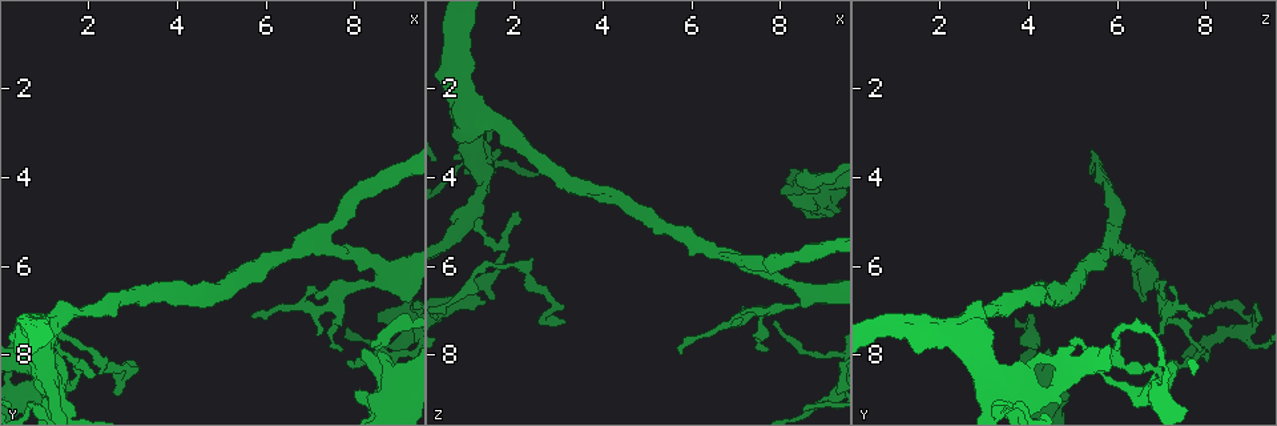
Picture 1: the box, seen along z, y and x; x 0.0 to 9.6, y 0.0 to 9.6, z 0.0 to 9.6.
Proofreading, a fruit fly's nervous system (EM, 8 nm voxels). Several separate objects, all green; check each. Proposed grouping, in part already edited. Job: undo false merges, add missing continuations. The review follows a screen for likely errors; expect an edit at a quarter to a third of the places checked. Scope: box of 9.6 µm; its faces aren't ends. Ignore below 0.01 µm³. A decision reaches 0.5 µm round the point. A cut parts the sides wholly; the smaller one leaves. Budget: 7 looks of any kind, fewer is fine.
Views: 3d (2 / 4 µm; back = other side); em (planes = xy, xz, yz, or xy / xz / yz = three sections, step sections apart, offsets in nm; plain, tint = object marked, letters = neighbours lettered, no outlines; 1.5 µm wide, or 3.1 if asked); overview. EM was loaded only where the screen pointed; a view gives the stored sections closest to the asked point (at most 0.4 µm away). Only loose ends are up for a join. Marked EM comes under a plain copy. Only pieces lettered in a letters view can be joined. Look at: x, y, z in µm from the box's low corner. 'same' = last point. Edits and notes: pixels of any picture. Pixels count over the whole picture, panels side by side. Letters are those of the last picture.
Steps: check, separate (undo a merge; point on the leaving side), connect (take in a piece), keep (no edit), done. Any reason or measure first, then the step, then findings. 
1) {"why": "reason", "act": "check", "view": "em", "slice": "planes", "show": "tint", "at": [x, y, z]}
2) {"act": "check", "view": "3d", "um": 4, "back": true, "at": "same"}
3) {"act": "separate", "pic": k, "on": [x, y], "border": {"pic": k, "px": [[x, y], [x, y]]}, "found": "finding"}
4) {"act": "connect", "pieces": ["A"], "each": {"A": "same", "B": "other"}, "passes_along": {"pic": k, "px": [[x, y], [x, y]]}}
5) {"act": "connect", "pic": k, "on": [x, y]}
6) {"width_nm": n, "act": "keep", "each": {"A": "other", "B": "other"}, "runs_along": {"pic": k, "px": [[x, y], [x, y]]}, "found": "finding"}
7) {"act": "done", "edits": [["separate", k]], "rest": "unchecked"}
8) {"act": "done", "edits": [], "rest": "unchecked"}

{"act": "check", "view": "em", "slice": "xz", "step": 8, "show": "tint", "at": [2.75, 8.45, 7.25]}

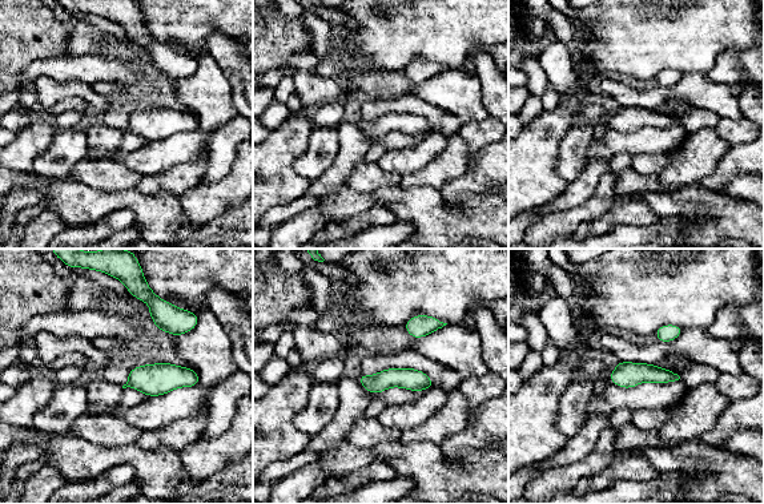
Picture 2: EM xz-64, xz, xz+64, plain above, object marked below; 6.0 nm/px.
{"why": "cut it another way", "act": "check", "view": "em", "slice": "planes", "show": "tint", "at": "same"}

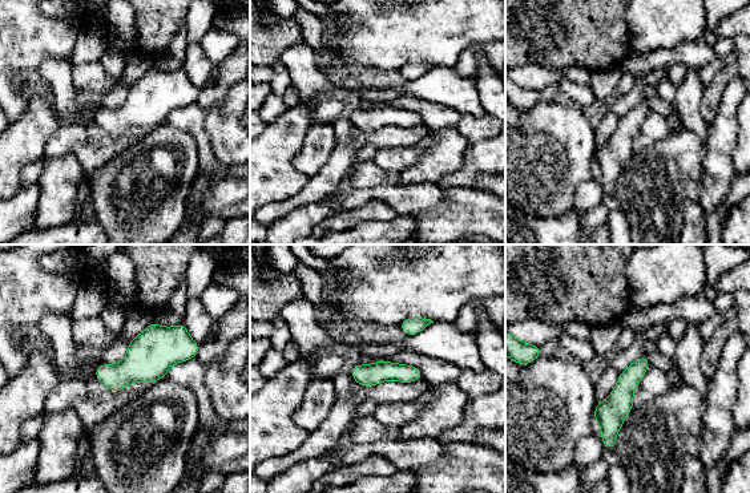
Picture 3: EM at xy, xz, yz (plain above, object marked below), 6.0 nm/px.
{"why": "what lies round it", "act": "check", "view": "em", "slice": "planes", "show": "letters", "at": "same"}

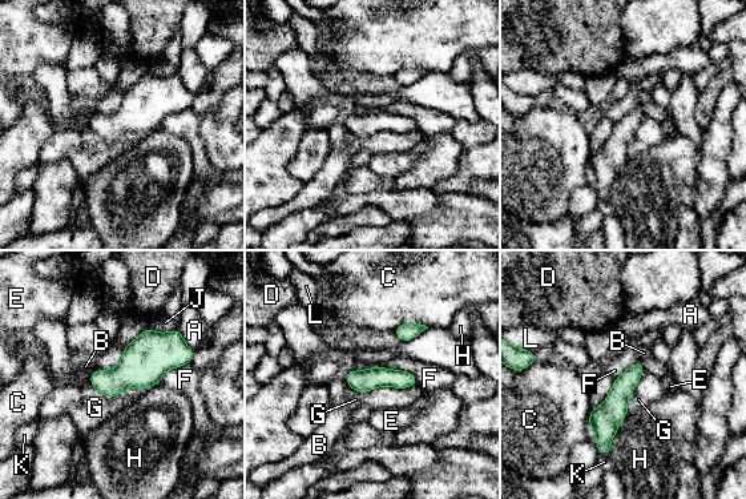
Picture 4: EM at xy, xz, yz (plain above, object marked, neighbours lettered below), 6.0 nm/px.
{"act": "keep", "each": {"A": "other", "B": "other", "C": "other", "D": "other", "E": "other", "F": "other", "G": "other", "H": "other", "J": "other", "K": "other", "L": "other"}, "border": {"pic": 4, "px": [[418, 383], [351, 389]]}, "found": "continuous, no second cell"}

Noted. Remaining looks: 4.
{"why": "thin end", "act": "check", "view": "em", "slice": "planes", "show": "letters", "at": [2.10, 8.55, 4.80]}

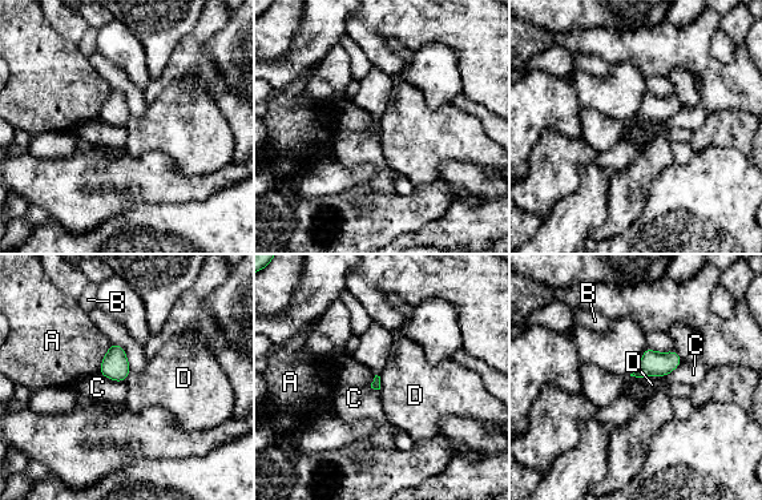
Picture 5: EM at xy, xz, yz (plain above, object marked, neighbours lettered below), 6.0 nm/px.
{"act": "keep", "each": {"A": "other", "B": "other", "C": "other", "D": "other"}, "border": {"pic": 5, "px": [[631, 375], [661, 376]]}, "found": "none of them fits"}

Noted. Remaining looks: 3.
{"act": "check", "view": "3d", "um": 4, "at": [8.05, 8.85, 4.35]}

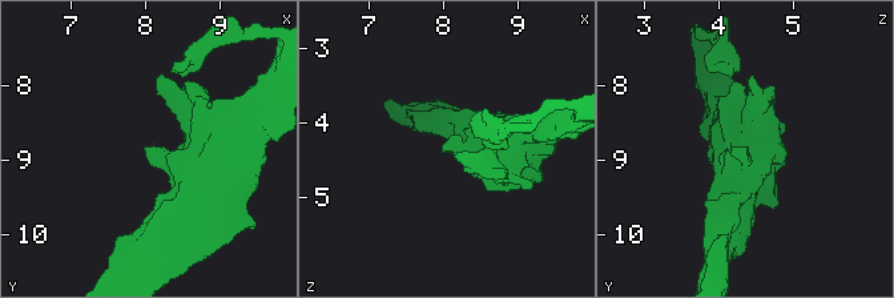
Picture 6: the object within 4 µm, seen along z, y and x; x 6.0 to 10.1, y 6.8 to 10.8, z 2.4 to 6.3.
{"why": "shape alone is not enough", "act": "check", "view": "em", "slice": "planes", "show": "letters", "at": [8.00, 8.80, 4.35]}

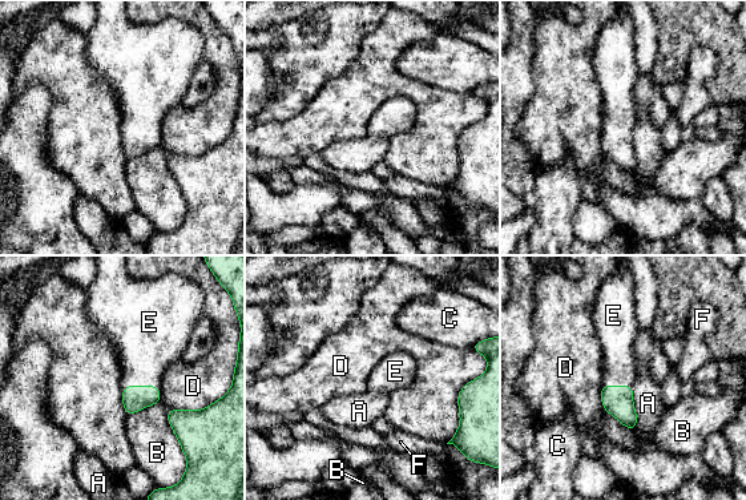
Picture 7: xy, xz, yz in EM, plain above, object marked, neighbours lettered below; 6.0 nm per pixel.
{"act": "connect", "pieces": ["E"], "each": {"A": "other", "B": "other", "C": "other", "D": "other", "E": "same", "F": "other"}, "passes_along": {"pic": 7, "px": [[134, 398], [140, 386], [145, 346]]}, "found": "it goes on there"}

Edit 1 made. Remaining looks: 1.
{"act": "done", "edits": [["connect", 7]], "rest": "unchecked"}

